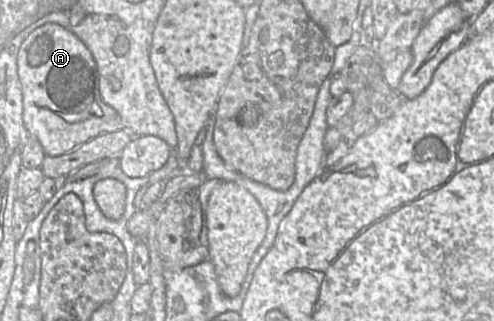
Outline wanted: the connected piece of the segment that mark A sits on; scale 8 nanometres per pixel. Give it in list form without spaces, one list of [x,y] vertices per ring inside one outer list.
[[[46,23],[33,30],[22,42],[19,48],[19,52],[17,55],[17,72],[22,89],[24,128],[41,144],[46,155],[60,156],[72,151],[81,144],[99,135],[124,129],[124,124],[118,112],[109,105],[107,105],[100,95],[98,69],[90,50],[70,30],[55,23]]]

